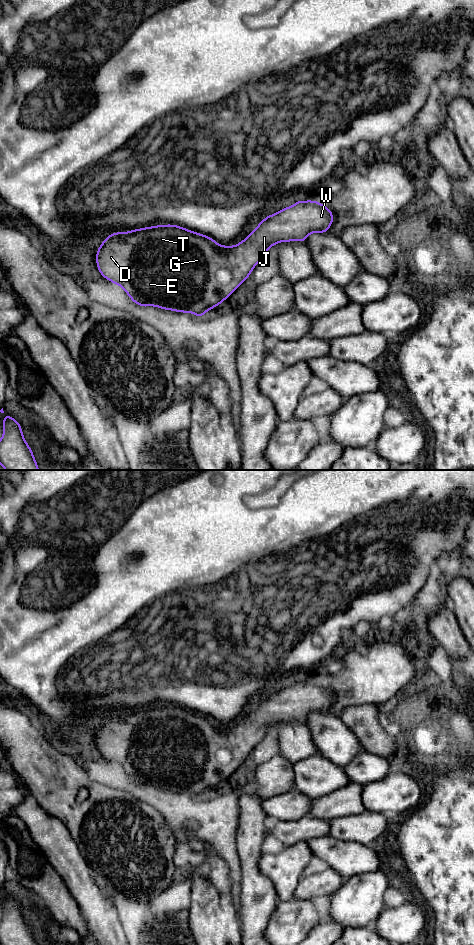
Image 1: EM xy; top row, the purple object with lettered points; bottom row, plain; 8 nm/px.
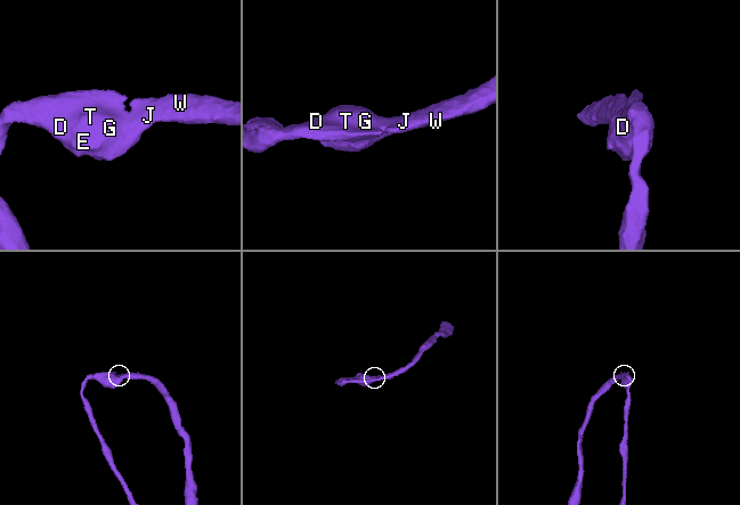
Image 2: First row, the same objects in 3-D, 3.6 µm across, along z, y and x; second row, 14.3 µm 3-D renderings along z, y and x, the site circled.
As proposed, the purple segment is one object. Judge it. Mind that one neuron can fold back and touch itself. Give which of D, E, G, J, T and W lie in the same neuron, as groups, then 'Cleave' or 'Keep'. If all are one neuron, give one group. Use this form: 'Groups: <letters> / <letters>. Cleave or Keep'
Groups: D E G J T W. Keep

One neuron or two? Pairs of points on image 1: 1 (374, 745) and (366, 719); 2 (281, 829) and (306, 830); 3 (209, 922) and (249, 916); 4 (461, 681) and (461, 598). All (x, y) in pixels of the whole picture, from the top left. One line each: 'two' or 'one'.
1: one
2: one
3: two
4: two

